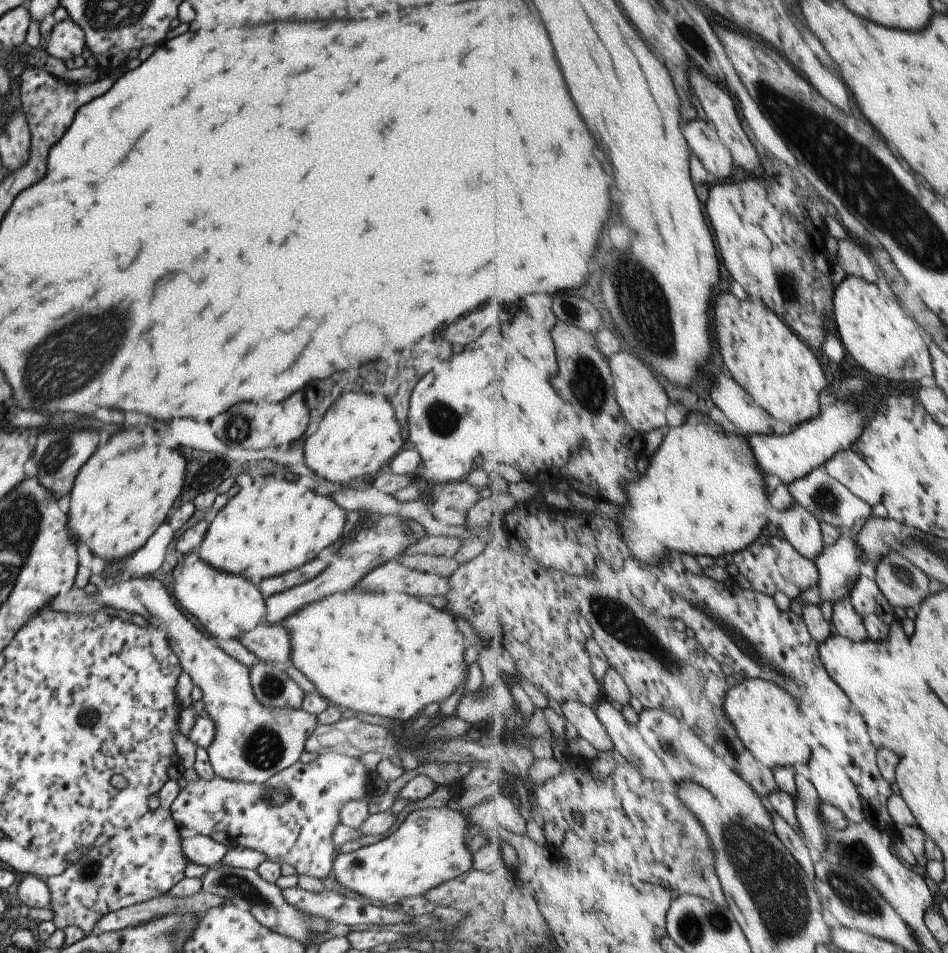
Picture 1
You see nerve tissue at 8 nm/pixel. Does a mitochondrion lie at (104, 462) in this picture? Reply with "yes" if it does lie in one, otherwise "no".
no

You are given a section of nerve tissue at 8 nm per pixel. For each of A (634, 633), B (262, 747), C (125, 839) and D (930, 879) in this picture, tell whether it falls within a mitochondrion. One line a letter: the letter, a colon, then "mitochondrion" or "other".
A: mitochondrion
B: mitochondrion
C: other
D: other

